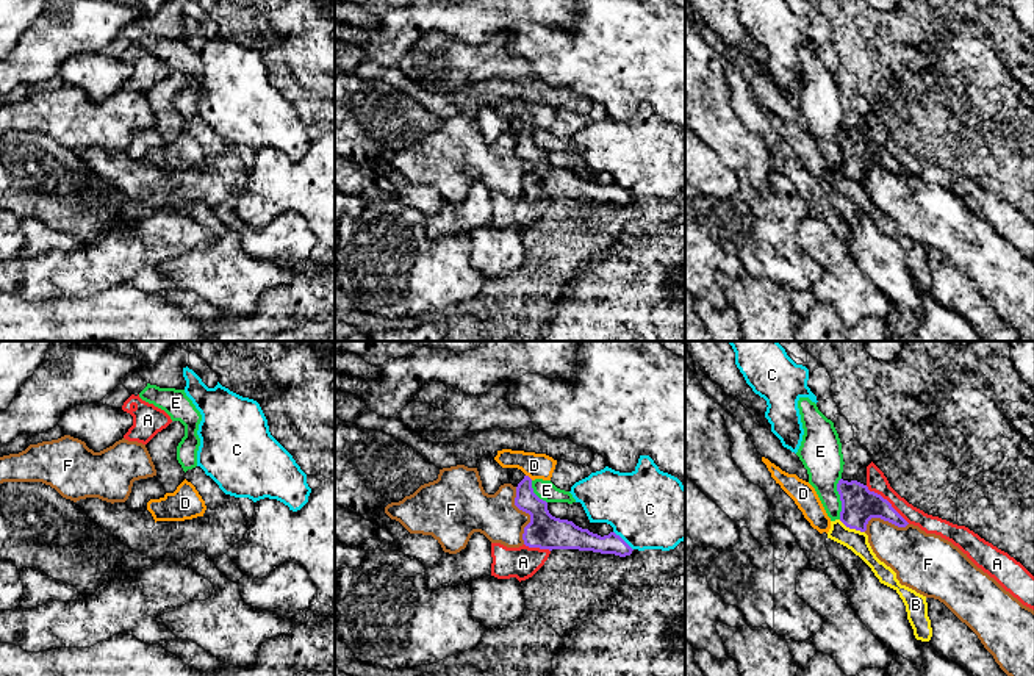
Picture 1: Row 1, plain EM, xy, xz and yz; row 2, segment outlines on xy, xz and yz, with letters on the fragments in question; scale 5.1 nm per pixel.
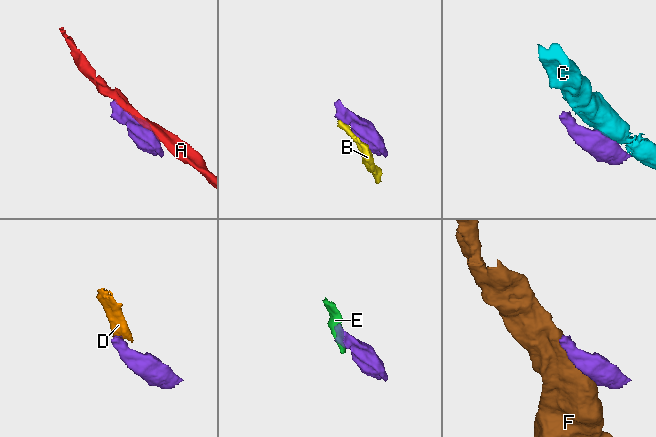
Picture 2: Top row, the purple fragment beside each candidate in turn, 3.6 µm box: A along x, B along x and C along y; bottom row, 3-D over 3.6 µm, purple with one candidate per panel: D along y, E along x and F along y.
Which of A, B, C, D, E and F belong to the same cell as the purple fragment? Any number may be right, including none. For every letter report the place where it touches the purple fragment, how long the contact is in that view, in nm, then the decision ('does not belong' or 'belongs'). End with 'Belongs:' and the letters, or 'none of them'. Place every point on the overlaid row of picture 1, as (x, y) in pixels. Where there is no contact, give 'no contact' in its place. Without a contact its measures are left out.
A: yz (887, 501) | 300 nm | does not belong
B: yz (851, 528) | 150 nm | does not belong
C: xz (623, 540) | 140 nm | does not belong
D: xz (527, 476) | 50 nm | does not belong
E: yz (840, 498) | 220 nm | does not belong
F: xz (527, 512) | 300 nm | does not belong
Belongs: none of them

